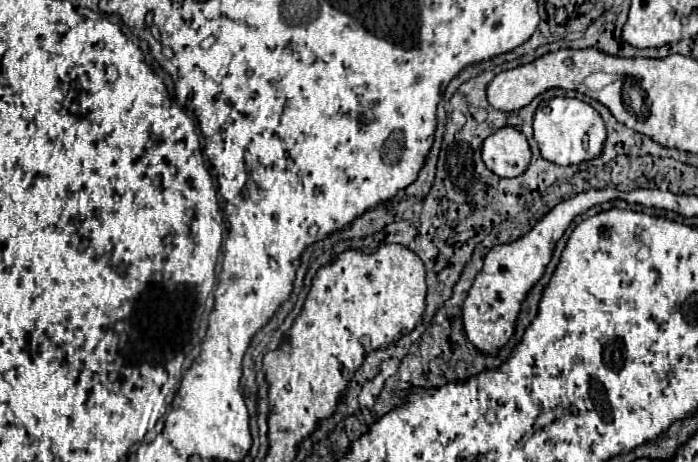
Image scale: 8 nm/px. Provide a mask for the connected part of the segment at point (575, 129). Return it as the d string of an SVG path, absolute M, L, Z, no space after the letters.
M553 98L549 102L543 102L535 112L533 130L541 156L557 166L571 166L599 158L607 138L605 124L599 112L577 98Z

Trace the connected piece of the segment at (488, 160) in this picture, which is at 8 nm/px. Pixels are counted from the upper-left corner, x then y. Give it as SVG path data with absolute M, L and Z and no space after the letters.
M501 128L483 142L483 162L499 178L521 176L531 162L529 142L519 130Z

